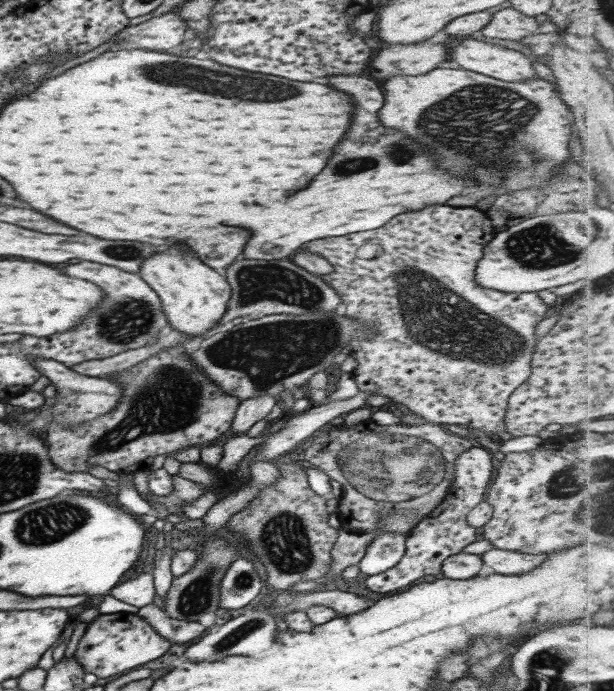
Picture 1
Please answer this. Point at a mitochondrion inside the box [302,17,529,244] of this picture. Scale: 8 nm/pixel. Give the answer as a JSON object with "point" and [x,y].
{"point":[354,165]}

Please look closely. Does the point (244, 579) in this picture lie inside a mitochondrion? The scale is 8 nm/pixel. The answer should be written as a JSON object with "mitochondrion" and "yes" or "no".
{"mitochondrion":"yes"}

